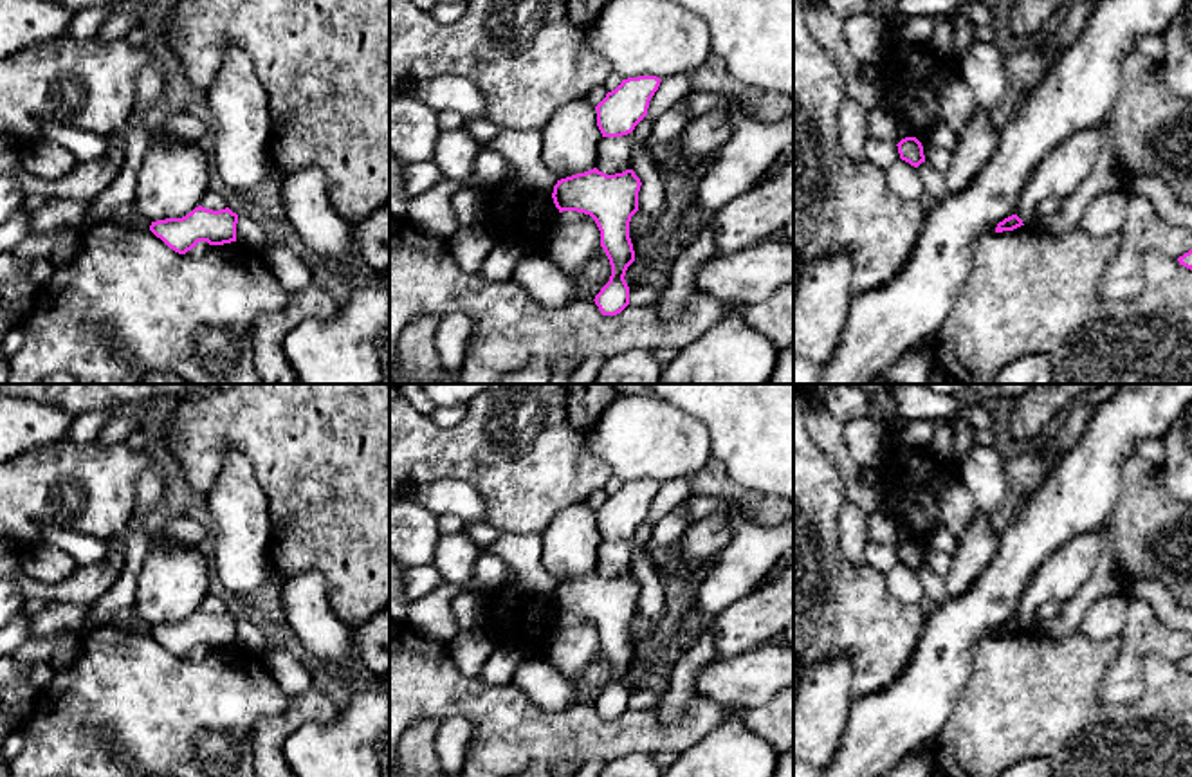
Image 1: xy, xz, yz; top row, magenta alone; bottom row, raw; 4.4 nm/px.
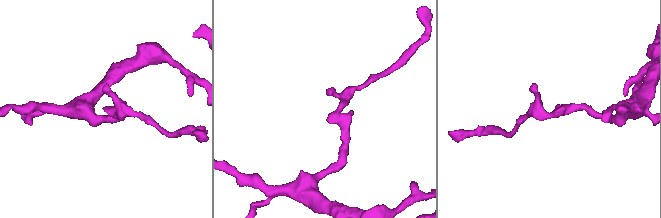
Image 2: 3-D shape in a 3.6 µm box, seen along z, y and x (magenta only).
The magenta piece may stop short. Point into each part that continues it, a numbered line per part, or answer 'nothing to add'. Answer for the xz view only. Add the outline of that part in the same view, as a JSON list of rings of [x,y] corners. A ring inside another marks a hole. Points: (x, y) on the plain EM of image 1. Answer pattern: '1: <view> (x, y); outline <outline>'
nothing to add

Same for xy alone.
nothing to add

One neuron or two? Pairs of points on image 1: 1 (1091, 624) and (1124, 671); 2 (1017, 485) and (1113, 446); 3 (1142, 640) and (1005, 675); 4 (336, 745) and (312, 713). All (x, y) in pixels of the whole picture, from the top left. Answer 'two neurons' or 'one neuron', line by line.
1: two neurons
2: two neurons
3: two neurons
4: two neurons

